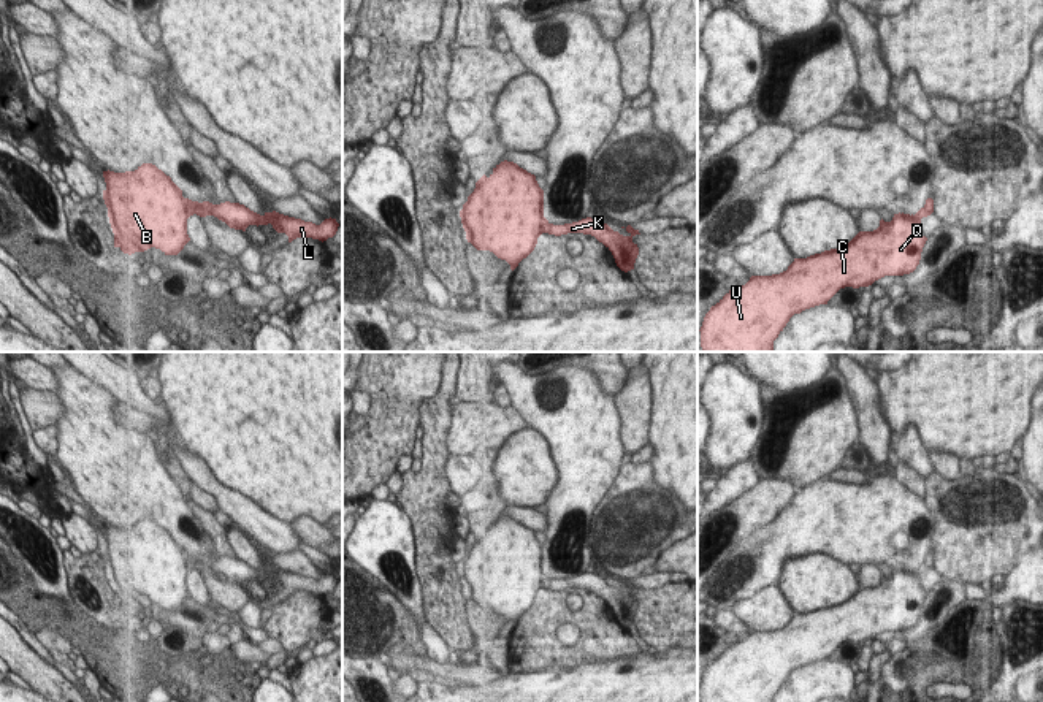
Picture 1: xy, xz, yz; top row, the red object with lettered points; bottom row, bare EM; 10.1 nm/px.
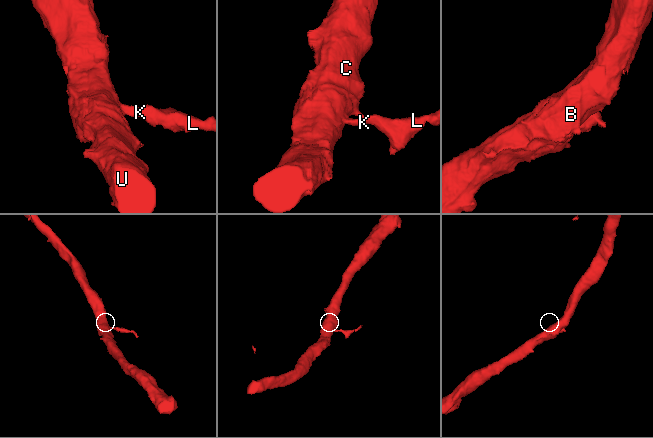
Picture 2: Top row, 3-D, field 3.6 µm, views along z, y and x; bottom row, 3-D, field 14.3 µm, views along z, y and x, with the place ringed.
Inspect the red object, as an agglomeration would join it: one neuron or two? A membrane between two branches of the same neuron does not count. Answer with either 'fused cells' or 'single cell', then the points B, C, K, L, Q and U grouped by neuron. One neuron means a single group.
fused cells | B C Q U / K L

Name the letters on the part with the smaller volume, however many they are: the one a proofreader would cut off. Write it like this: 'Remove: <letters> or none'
Remove: K, L

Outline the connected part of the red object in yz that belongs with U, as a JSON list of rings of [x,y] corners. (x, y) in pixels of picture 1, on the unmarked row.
[[[921,563],[915,570],[894,569],[891,577],[880,575],[873,586],[859,586],[840,604],[824,605],[807,613],[794,613],[786,626],[772,631],[751,631],[745,640],[729,645],[705,669],[701,681],[701,702],[774,702],[794,669],[827,659],[845,642],[869,642],[884,631],[904,631],[916,624],[927,593],[921,574],[930,570]]]

